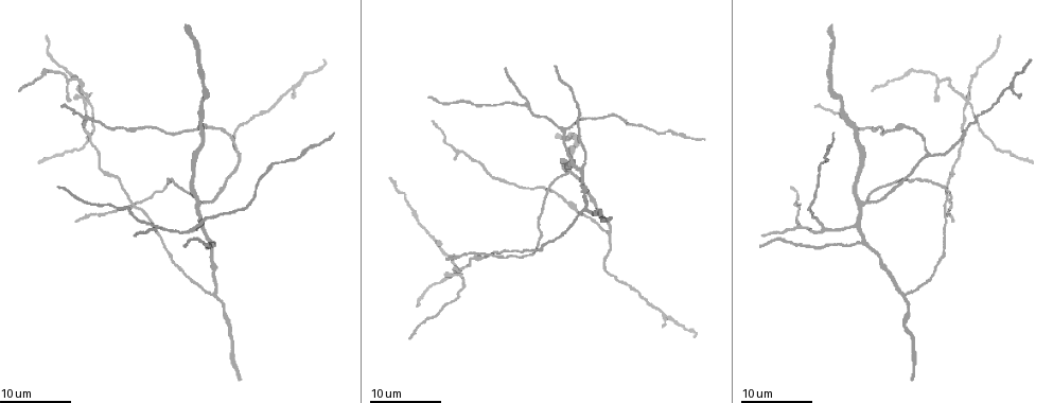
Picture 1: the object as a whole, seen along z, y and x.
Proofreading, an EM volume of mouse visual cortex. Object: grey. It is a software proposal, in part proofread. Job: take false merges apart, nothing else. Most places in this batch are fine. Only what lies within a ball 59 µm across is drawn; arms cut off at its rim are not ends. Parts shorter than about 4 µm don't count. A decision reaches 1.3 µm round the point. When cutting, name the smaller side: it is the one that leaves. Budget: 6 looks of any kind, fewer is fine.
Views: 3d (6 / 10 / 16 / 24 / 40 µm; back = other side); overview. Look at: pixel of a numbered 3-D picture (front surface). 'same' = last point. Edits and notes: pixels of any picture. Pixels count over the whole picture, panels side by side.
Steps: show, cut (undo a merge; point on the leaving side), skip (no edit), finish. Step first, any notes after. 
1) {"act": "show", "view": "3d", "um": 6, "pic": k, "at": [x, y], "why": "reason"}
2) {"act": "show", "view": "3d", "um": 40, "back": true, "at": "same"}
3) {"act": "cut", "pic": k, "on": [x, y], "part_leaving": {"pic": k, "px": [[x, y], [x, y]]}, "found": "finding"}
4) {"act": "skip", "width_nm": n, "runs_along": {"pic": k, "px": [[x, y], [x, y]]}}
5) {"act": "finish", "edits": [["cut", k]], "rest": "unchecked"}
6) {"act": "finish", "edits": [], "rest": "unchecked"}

{"act": "show", "view": "3d", "um": 16, "pic": 1, "at": [967, 100], "why": "looks like a crossing"}

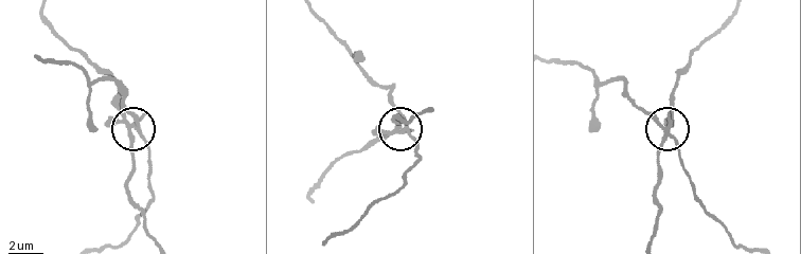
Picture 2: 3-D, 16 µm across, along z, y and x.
{"act": "show", "view": "3d", "um": 6, "pic": 2, "at": [406, 128]}

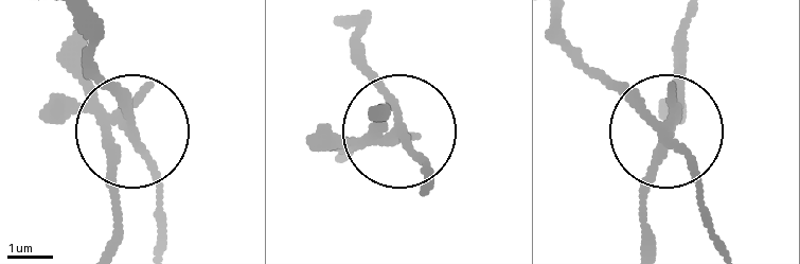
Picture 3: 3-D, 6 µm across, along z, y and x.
{"act": "show", "view": "3d", "um": 6, "back": true, "pic": 3, "at": [128, 123], "why": "other side"}

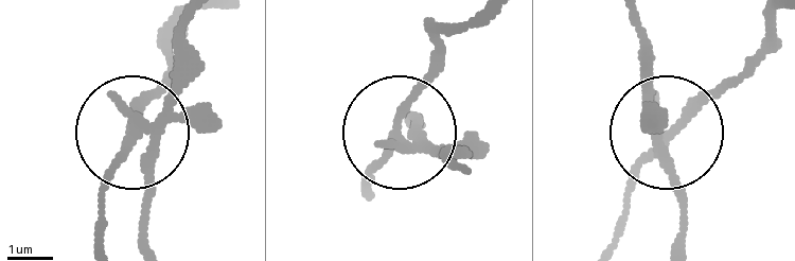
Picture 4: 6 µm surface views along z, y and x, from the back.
{"act": "cut", "pic": 4, "on": [107, 177], "width_nm": 240, "part_leaving": {"pic": 4, "px": [[412, 142], [398, 112], [462, 21]]}, "found": "two cells meet here"}

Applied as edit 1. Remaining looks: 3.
{"act": "show", "view": "overview", "why": "redraw"}

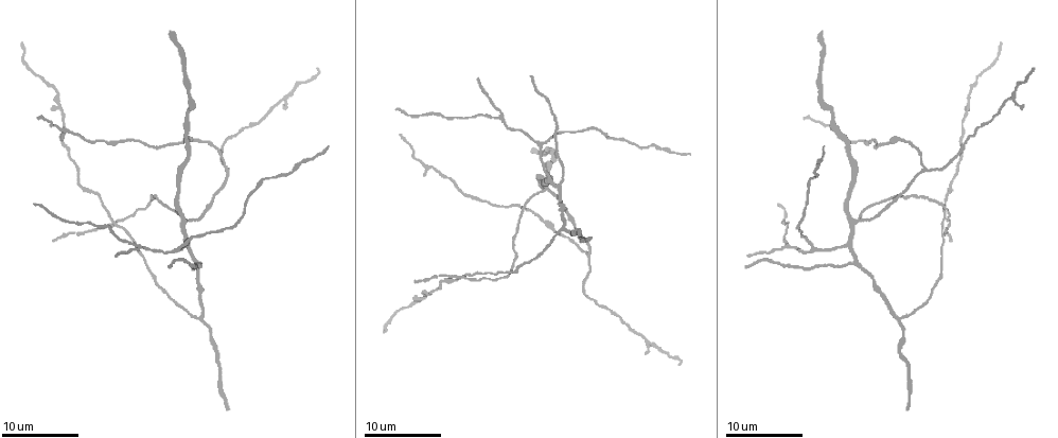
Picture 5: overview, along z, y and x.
{"act": "show", "view": "3d", "um": 16, "pic": 5, "at": [846, 243], "why": "arms part here"}

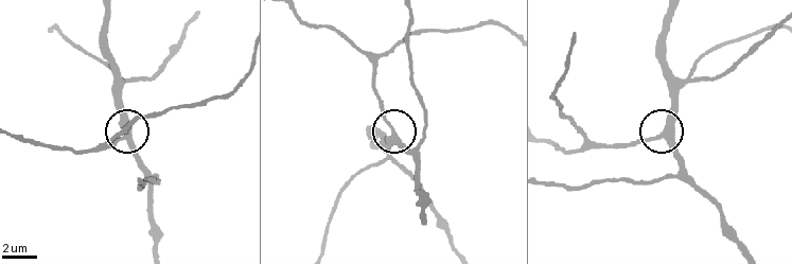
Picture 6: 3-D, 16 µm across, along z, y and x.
{"act": "skip", "arms": 3, "runs_along": {"pic": 6, "px": [[743, 245], [666, 134], [616, 142]]}, "found": "continuous, no second cell"}

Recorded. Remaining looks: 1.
{"act": "finish", "edits": [["cut", 4]], "rest": "unchecked"}

